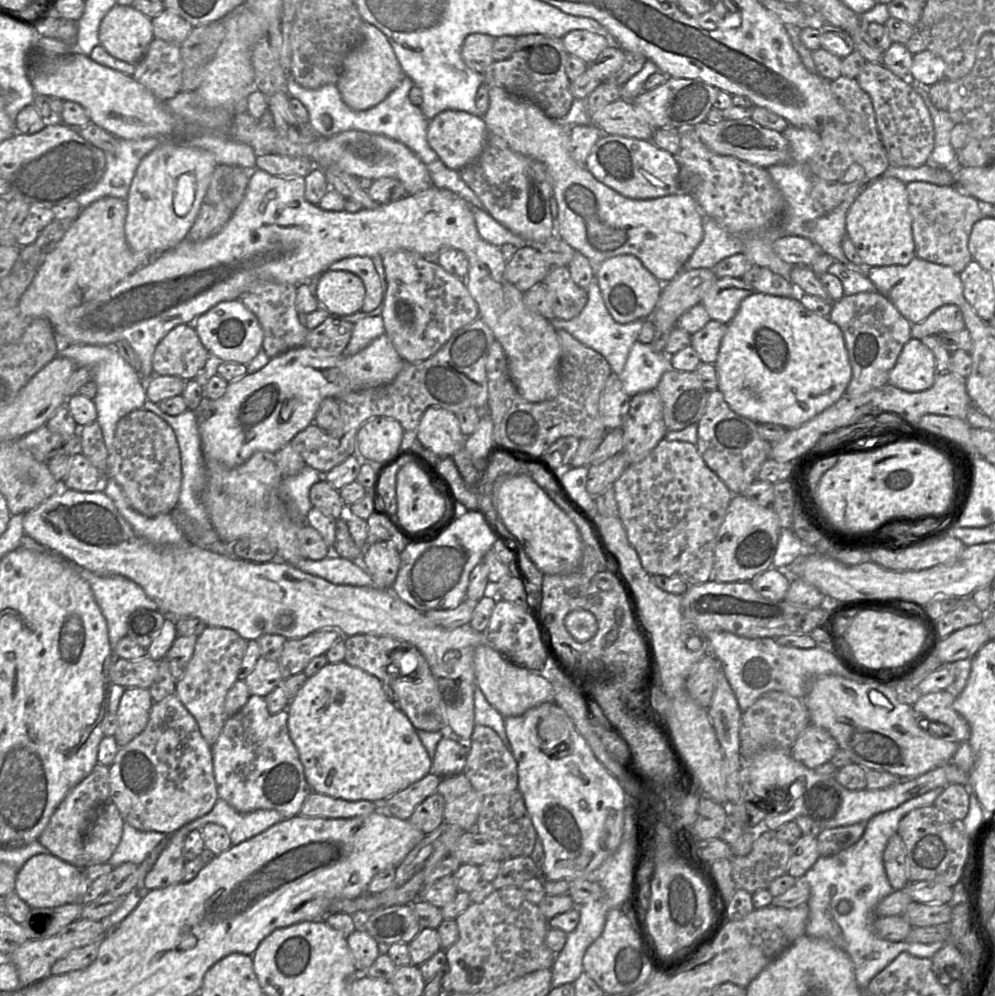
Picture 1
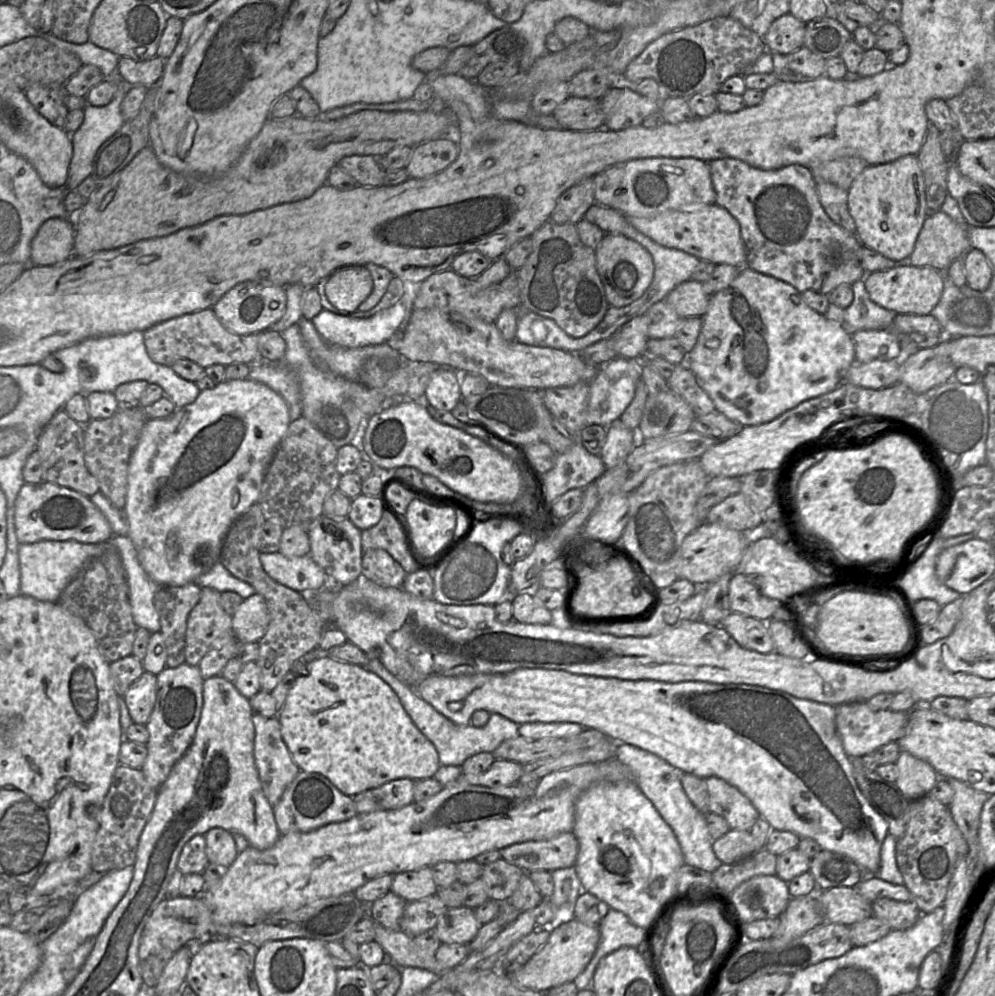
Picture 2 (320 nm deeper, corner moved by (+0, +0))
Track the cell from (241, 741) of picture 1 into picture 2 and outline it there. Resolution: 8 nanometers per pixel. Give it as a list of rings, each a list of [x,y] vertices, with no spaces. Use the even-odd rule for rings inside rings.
[[[253,711],[252,721],[255,729],[255,765],[258,770],[263,792],[270,805],[274,807],[279,802],[285,789],[301,770],[293,761],[292,756],[282,738],[281,725],[278,717],[266,718],[258,713],[254,713]]]

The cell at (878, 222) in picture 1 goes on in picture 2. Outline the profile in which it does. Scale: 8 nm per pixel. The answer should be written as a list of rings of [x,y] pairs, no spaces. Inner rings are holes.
[[[906,155],[893,162],[869,165],[848,190],[848,207],[862,246],[896,262],[906,262],[927,218],[925,181],[917,156]]]

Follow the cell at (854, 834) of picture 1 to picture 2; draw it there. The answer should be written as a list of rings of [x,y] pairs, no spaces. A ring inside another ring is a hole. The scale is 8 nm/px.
[[[821,850],[811,859],[809,871],[821,890],[854,887],[865,877],[863,870],[851,858],[828,850]]]

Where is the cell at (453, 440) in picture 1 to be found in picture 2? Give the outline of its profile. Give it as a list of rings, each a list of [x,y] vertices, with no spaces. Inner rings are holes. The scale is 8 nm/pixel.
[[[450,368],[436,370],[428,382],[424,398],[435,409],[451,412],[462,400],[460,373]]]

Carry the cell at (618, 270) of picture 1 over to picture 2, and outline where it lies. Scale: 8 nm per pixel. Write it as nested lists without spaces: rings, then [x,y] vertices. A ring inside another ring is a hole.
[[[605,234],[595,249],[596,268],[610,306],[624,307],[639,299],[654,278],[651,254],[638,242],[619,234]]]

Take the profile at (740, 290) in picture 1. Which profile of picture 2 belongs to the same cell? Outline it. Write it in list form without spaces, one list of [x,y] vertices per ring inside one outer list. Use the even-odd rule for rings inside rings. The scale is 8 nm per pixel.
[[[688,280],[674,288],[665,298],[682,318],[703,317],[707,311],[710,296],[705,293],[703,284]]]

